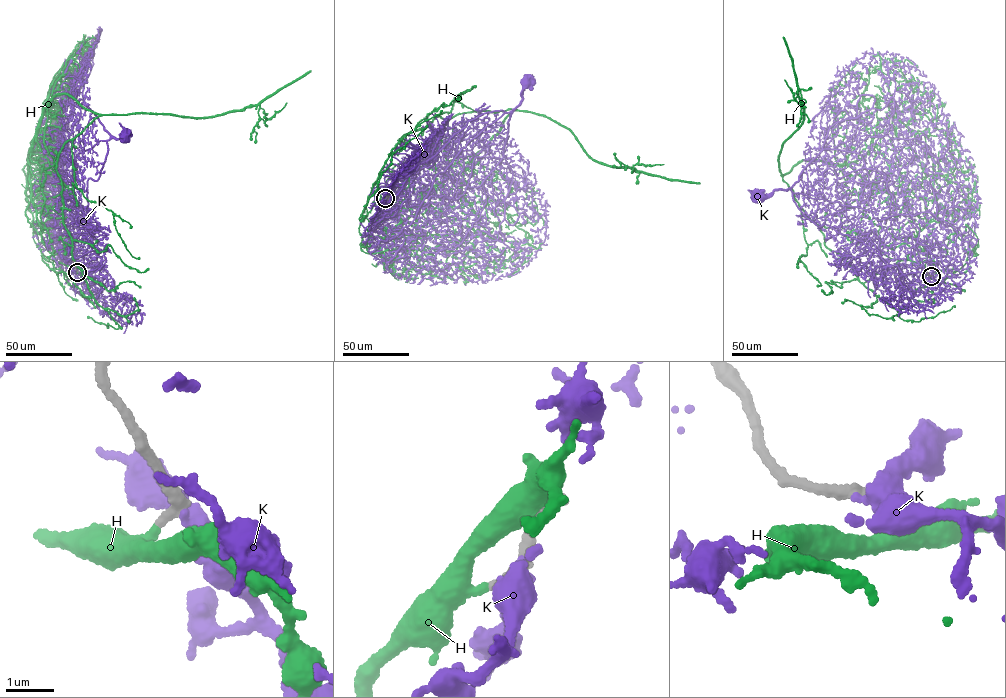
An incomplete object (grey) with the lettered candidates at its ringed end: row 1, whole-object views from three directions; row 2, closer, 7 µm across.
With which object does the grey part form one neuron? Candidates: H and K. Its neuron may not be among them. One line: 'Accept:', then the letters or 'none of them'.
Accept: H

